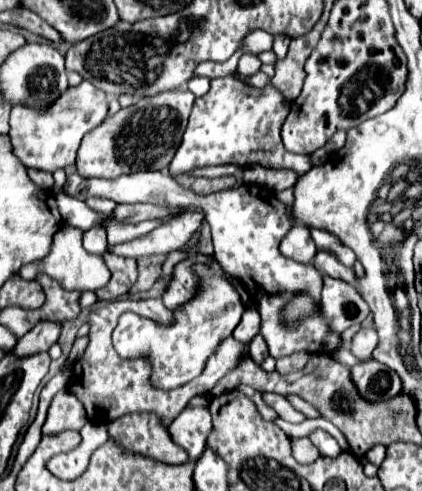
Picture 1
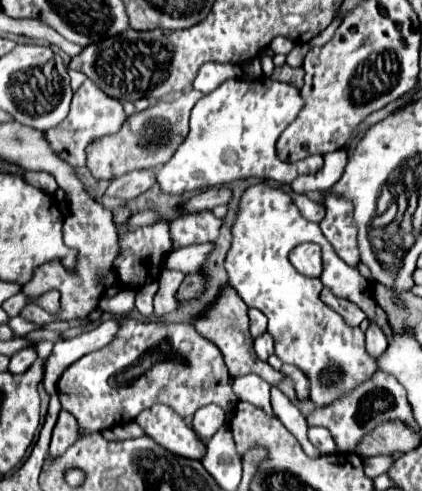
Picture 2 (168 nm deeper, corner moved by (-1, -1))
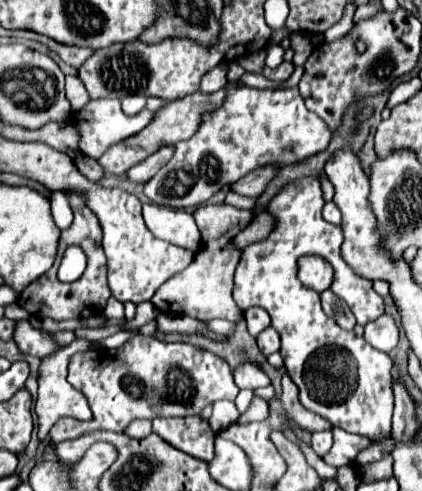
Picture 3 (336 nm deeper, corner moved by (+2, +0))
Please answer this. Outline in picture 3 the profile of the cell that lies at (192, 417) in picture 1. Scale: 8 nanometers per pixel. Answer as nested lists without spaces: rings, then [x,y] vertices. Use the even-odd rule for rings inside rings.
[[[215,402],[213,414],[209,418],[209,426],[213,432],[223,432],[227,426],[231,426],[239,418],[239,412],[233,402]]]

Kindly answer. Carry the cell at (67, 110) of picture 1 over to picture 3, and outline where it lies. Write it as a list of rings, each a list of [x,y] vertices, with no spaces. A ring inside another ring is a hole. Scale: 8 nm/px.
[[[97,98],[97,100],[89,100],[77,114],[75,114],[77,120],[83,120],[87,126],[81,130],[81,146],[79,150],[91,158],[99,158],[109,146],[121,142],[123,138],[129,138],[133,134],[137,134],[137,130],[143,130],[151,118],[153,118],[153,112],[149,110],[141,110],[137,116],[127,116],[123,110],[121,110],[121,104],[117,98]],[[91,150],[91,152],[89,152]]]

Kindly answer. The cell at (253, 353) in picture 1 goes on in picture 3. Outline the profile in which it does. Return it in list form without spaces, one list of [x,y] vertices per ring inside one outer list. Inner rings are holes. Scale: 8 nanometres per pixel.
[[[271,326],[265,328],[265,330],[257,336],[257,346],[259,346],[259,350],[261,350],[265,356],[277,352],[277,350],[279,350],[279,334],[277,334]]]

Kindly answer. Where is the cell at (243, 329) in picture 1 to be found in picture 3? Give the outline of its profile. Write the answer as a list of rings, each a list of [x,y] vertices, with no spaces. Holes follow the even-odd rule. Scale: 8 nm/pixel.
[[[247,308],[245,310],[245,322],[247,322],[251,336],[257,336],[259,332],[263,332],[271,324],[269,314],[263,308]]]

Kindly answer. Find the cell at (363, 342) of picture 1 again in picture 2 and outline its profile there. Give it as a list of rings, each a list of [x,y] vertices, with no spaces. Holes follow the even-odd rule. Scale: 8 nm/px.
[[[370,323],[368,331],[366,331],[366,351],[370,355],[382,355],[382,351],[386,351],[388,347],[388,339],[384,335],[384,331],[376,325],[376,323]]]

